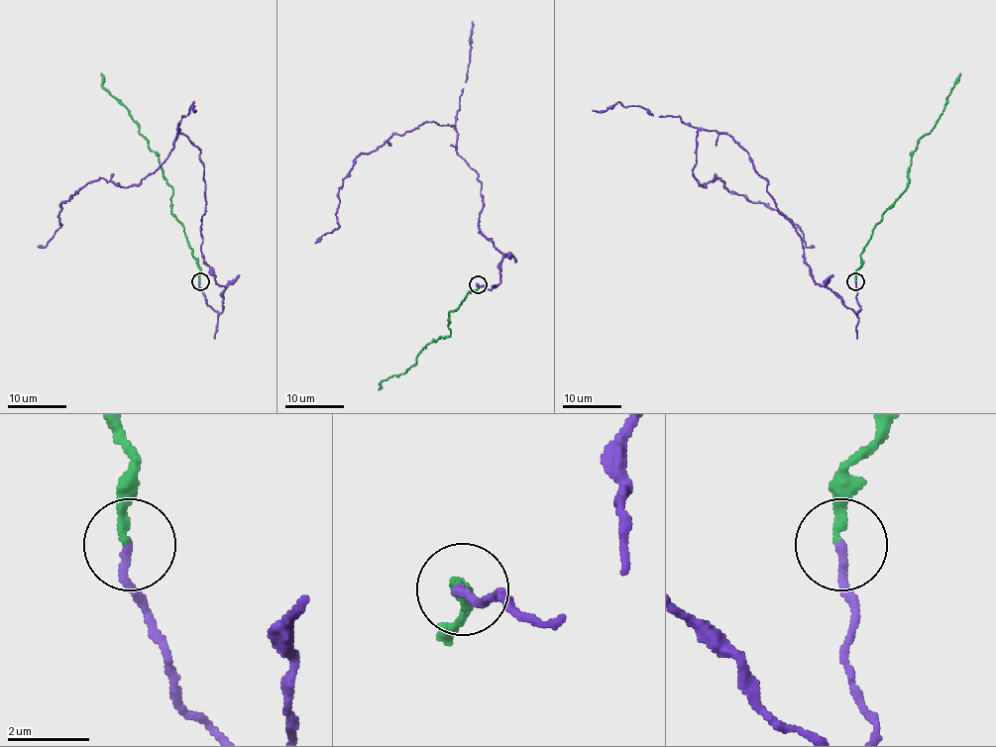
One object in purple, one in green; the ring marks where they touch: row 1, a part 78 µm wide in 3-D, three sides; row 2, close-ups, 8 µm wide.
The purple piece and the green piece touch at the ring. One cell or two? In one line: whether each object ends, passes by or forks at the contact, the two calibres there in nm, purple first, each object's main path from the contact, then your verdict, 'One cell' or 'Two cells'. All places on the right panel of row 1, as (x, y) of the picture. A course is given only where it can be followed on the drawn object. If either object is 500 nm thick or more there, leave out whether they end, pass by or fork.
At the ring purple ends. At the ring green ends. Thickness 200 nm (purple) against 180 nm. Course of purple: (855, 281), (855, 312), (813, 278), (750, 156), (700, 130), (699, 183), (719, 177), (776, 208), (815, 247). Course of green: (855, 281), (862, 248), (873, 228), (905, 188), (911, 155), (935, 125), (960, 72). One cell

